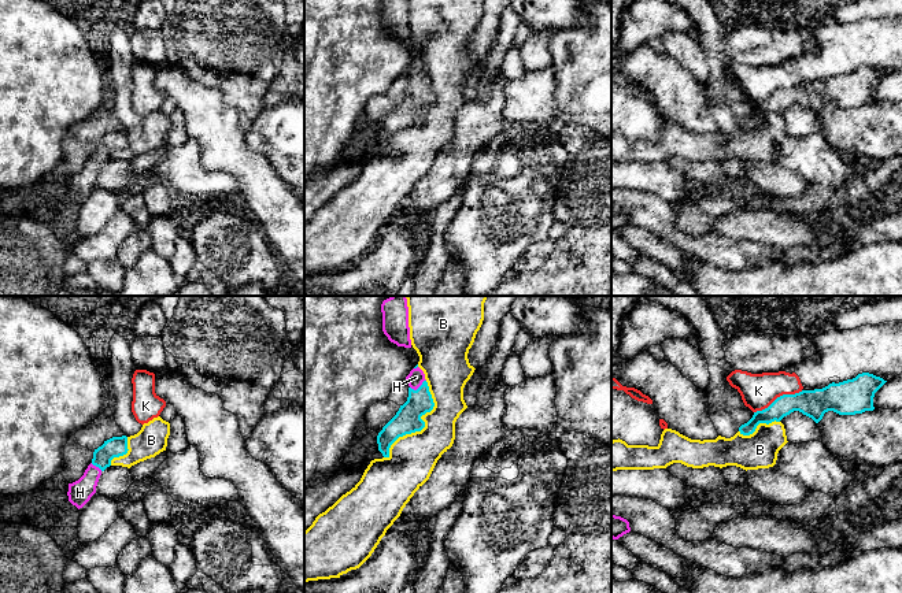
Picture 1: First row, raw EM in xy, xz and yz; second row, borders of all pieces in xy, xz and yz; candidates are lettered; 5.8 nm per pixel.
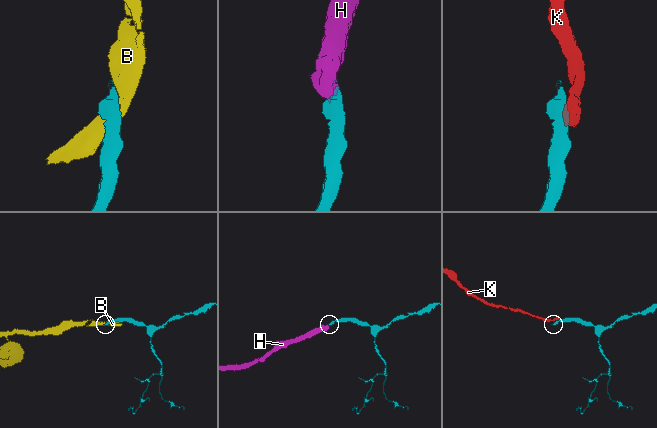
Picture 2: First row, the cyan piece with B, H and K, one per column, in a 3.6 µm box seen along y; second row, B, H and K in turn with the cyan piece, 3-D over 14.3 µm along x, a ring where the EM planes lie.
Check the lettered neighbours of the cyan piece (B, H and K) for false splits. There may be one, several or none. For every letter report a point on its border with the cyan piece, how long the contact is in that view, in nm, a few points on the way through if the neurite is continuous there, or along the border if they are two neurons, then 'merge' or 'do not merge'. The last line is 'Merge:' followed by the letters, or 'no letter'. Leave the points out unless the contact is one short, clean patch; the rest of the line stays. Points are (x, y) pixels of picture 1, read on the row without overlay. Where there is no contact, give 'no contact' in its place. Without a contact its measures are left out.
B: contact xz (424, 119); length 500 nm; do not merge
H: contact xz (418, 81); length 110 nm; way xz (407, 112), (418, 96), (418, 81), (416, 70); merge
K: contact yz (777, 91); length 320 nm; border yz (802, 84), (783, 86), (766, 100), (754, 106); do not merge
Merge: H

